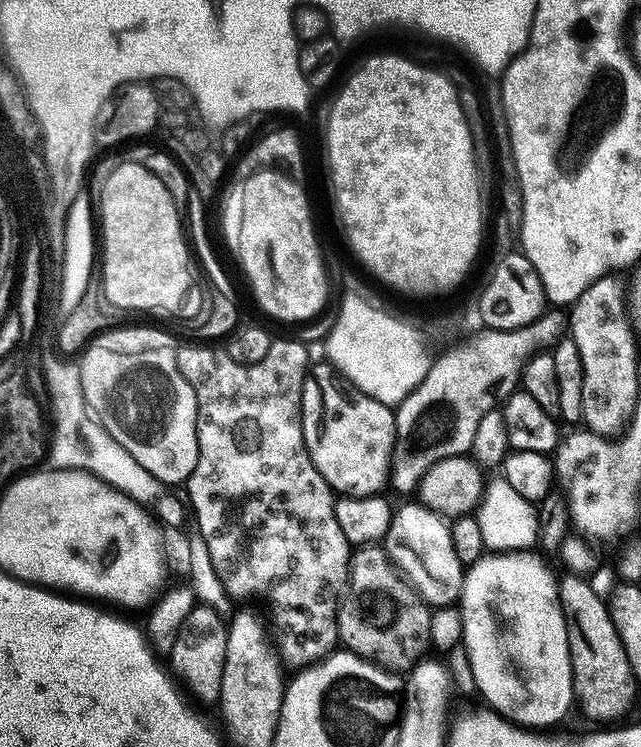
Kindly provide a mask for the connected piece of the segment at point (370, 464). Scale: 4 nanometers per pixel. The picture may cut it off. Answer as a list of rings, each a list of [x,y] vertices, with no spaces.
[[[313,367],[310,372],[311,379],[316,379],[320,390],[320,404],[324,407],[320,412],[320,426],[322,428],[320,436],[310,444],[314,466],[318,470],[318,474],[322,474],[322,478],[326,478],[333,493],[344,496],[374,496],[383,493],[385,491],[384,484],[386,488],[393,470],[393,453],[396,446],[396,413],[389,405],[360,392],[340,372],[331,367],[325,367]]]

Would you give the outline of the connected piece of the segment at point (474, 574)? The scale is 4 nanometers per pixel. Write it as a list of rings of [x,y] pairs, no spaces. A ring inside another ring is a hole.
[[[497,551],[495,554],[485,554],[471,565],[464,573],[463,588],[458,597],[458,607],[462,614],[464,627],[463,651],[468,651],[468,664],[472,667],[472,676],[476,679],[476,688],[489,700],[495,711],[501,713],[506,720],[511,720],[521,726],[529,726],[534,730],[546,728],[546,724],[556,724],[568,712],[568,707],[573,707],[574,693],[572,691],[572,655],[568,641],[568,620],[564,616],[564,608],[560,605],[560,586],[558,576],[548,569],[548,564],[540,556],[535,556],[535,551]]]

